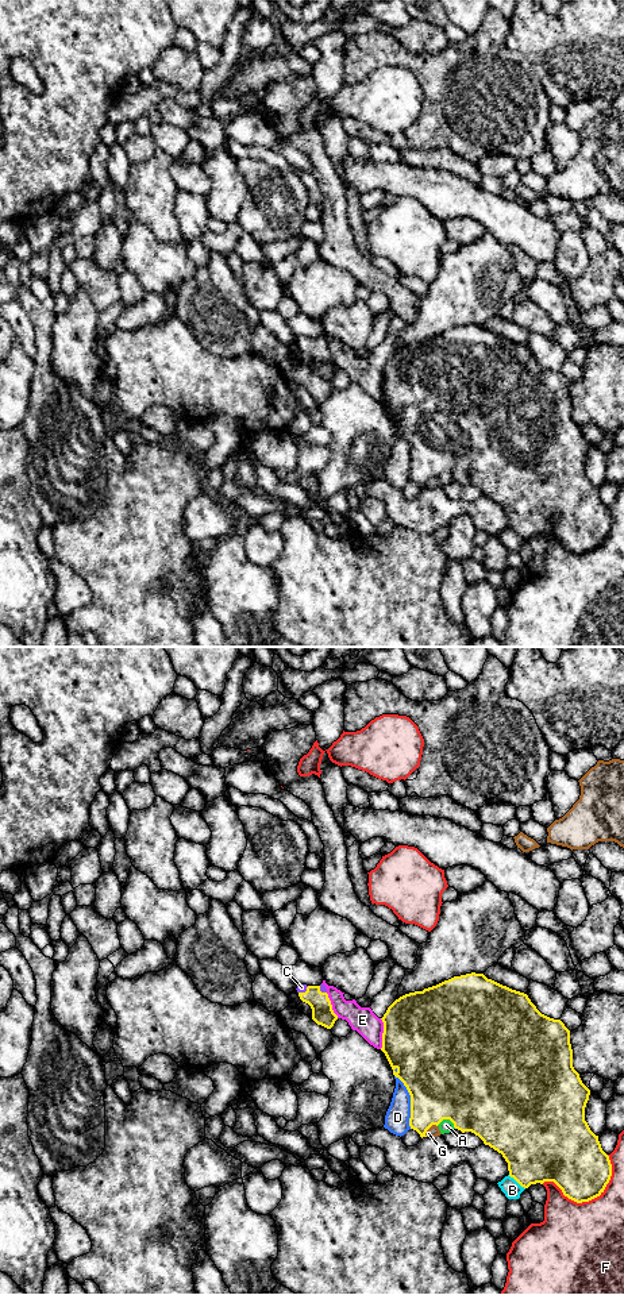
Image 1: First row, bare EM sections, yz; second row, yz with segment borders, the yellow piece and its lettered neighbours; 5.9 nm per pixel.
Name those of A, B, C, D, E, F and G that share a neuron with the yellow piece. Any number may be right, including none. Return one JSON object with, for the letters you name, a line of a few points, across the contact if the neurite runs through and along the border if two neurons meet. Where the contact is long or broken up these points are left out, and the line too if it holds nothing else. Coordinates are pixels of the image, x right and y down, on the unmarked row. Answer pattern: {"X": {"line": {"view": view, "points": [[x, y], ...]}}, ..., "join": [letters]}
{"C": {"line": {"view": "yz", "points": [[323, 366], [322, 359], [305, 343], [301, 339]]}}, "join": ["C"]}

